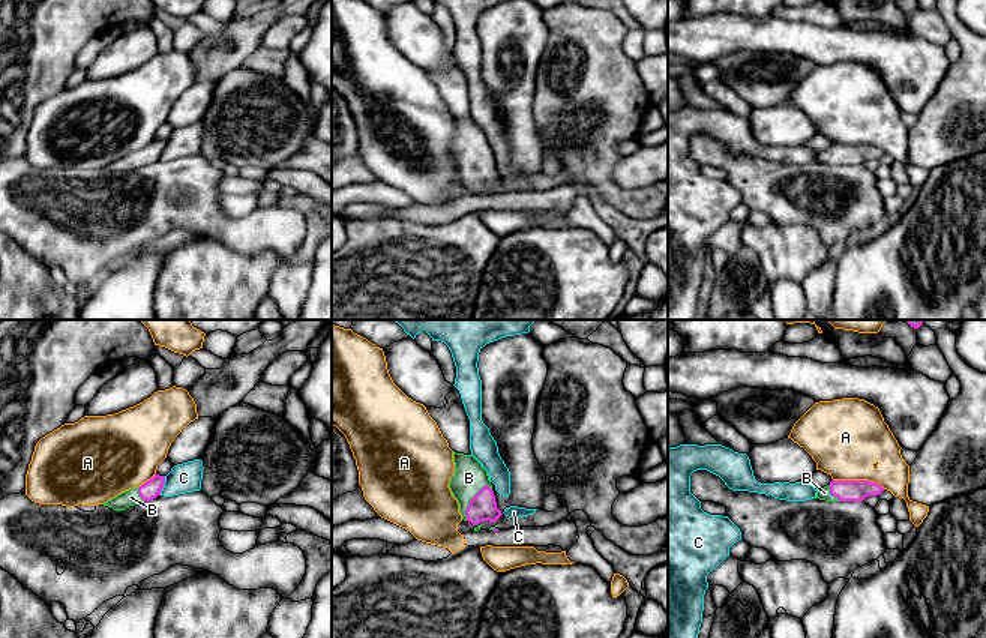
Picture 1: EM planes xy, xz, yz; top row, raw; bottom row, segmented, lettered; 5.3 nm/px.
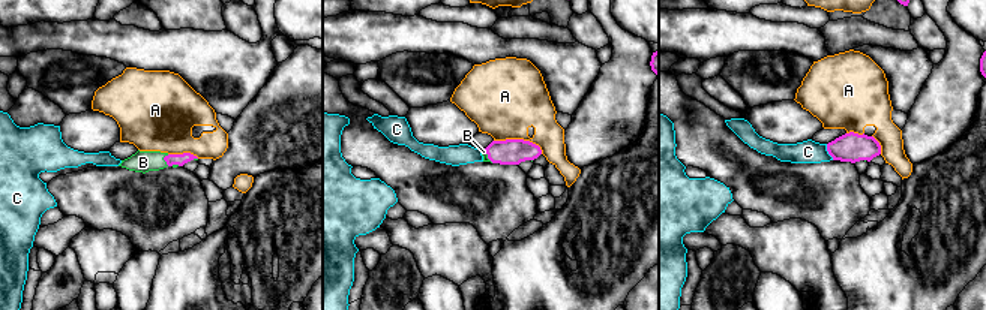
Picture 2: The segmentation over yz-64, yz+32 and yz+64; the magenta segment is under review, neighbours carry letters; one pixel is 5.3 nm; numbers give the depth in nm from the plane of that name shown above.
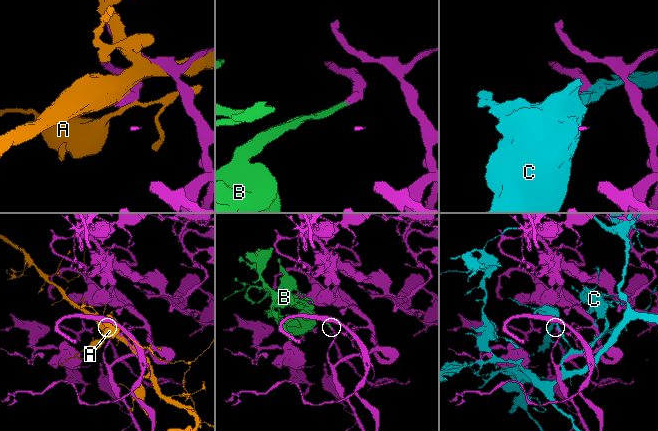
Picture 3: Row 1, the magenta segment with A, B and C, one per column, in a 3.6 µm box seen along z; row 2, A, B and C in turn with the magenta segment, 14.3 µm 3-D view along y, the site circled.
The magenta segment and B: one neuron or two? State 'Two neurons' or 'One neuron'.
One neuron

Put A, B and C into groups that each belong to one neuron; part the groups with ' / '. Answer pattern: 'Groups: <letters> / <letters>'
Groups: A / B / C

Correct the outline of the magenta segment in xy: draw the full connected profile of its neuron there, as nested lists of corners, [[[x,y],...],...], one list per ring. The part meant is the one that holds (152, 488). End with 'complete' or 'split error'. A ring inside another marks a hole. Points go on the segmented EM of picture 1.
[[[155,474],[144,485],[119,494],[117,497],[104,503],[104,506],[113,507],[114,510],[125,510],[129,506],[150,501],[158,495],[161,495],[164,483],[165,483],[165,476]]]; split error

